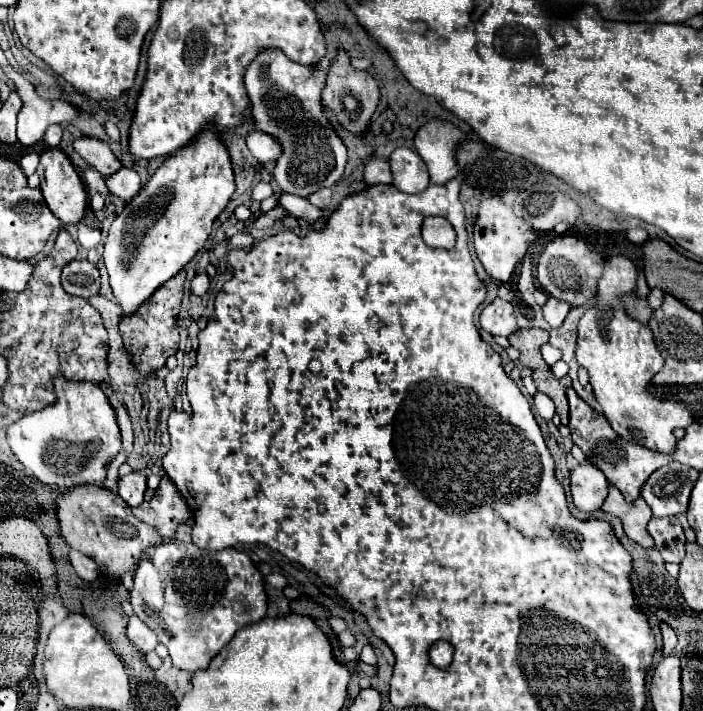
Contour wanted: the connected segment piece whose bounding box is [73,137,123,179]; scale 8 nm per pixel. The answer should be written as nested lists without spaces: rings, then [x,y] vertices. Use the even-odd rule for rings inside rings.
[[[81,137],[77,141],[73,141],[73,149],[93,167],[97,169],[105,179],[111,177],[115,171],[119,171],[123,165],[121,161],[113,155],[113,151],[109,149],[109,145],[105,145],[99,139],[89,139],[89,137]]]

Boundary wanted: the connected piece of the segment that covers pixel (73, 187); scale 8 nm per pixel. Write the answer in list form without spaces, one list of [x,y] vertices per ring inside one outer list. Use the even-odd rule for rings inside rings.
[[[59,148],[47,150],[41,154],[41,158],[36,172],[40,176],[40,189],[43,191],[45,201],[47,201],[47,207],[53,211],[53,215],[61,223],[65,223],[65,225],[79,223],[87,211],[87,189],[81,183],[74,165]]]

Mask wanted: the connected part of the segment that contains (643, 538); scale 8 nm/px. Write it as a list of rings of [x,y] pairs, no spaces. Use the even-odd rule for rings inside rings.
[[[609,485],[609,495],[601,509],[621,517],[623,529],[631,541],[647,549],[655,547],[651,535],[647,535],[647,523],[653,517],[653,513],[651,507],[647,507],[647,503],[643,501],[643,497],[637,497],[635,501],[627,501],[615,485]]]

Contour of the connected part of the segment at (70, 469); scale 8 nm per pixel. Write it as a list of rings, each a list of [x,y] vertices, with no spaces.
[[[65,377],[53,379],[57,401],[23,415],[7,429],[7,441],[23,467],[41,483],[69,489],[79,483],[101,485],[105,469],[121,451],[117,413],[107,395],[95,383],[71,383]]]

